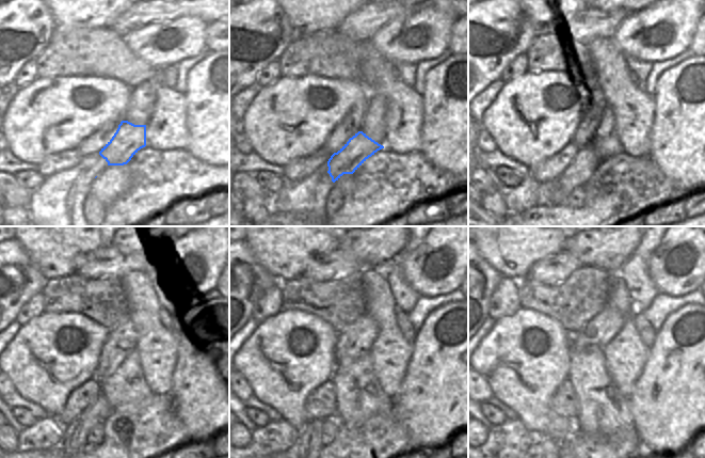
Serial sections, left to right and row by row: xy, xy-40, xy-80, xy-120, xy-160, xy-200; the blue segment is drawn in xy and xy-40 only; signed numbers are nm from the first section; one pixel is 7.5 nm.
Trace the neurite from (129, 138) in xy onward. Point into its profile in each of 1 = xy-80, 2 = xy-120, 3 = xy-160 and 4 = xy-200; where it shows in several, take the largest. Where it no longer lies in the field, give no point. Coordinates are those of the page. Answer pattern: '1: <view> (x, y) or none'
1: xy-80 (586, 161)
2: xy-120 (75, 436)
3: xy-160 (310, 437)
4: xy-200 (546, 443)

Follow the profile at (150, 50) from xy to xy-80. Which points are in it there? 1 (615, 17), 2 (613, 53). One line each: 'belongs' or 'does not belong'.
1: does not belong
2: does not belong

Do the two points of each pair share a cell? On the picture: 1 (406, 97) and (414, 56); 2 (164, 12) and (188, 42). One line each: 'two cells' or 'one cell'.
1: two cells
2: two cells

